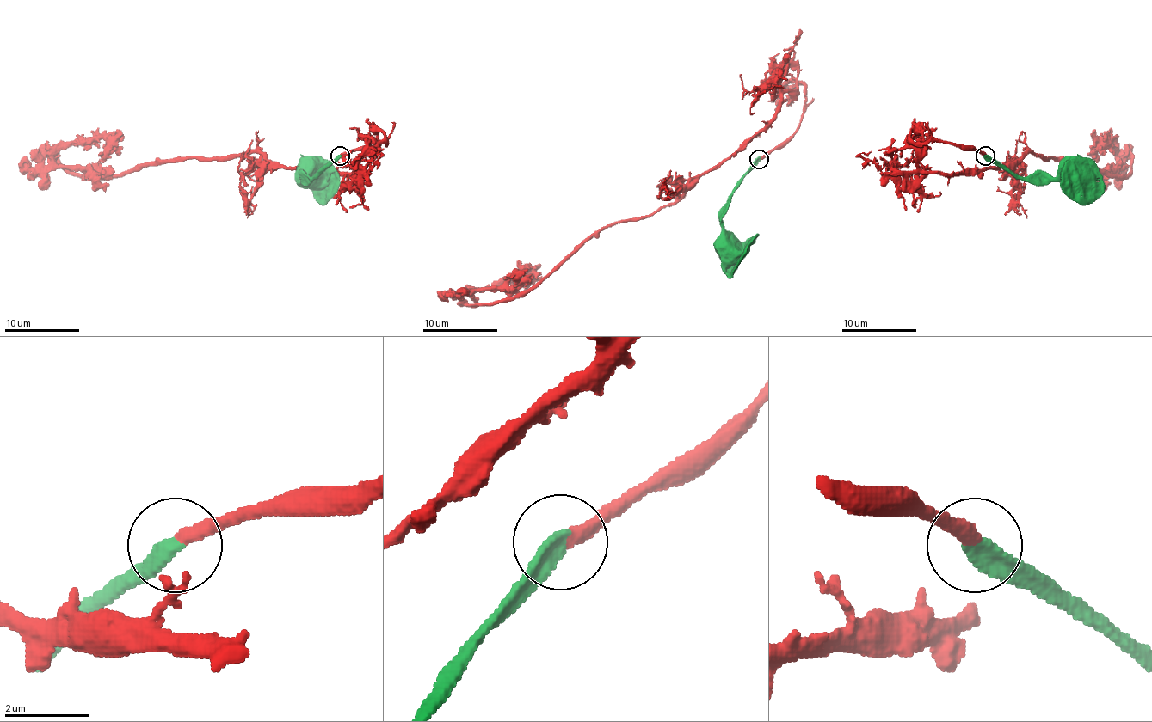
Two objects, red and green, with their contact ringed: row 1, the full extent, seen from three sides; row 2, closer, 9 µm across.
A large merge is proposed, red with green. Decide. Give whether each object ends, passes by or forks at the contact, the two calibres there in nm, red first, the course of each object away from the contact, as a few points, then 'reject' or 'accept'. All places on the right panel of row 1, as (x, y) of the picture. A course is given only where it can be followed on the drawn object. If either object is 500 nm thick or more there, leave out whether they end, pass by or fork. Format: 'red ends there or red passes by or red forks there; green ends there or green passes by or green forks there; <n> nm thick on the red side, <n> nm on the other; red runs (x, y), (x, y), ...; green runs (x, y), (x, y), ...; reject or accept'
red ends there; green ends there; 340 nm thick on the red side, 440 nm on the other; red runs (986, 155), (908, 143), (937, 171), (1010, 168), (1029, 152), (1123, 175), (1130, 155), (1104, 139), (1097, 162); green runs (986, 156), (1021, 177), (1055, 177), (1067, 166), (1074, 164); accept

